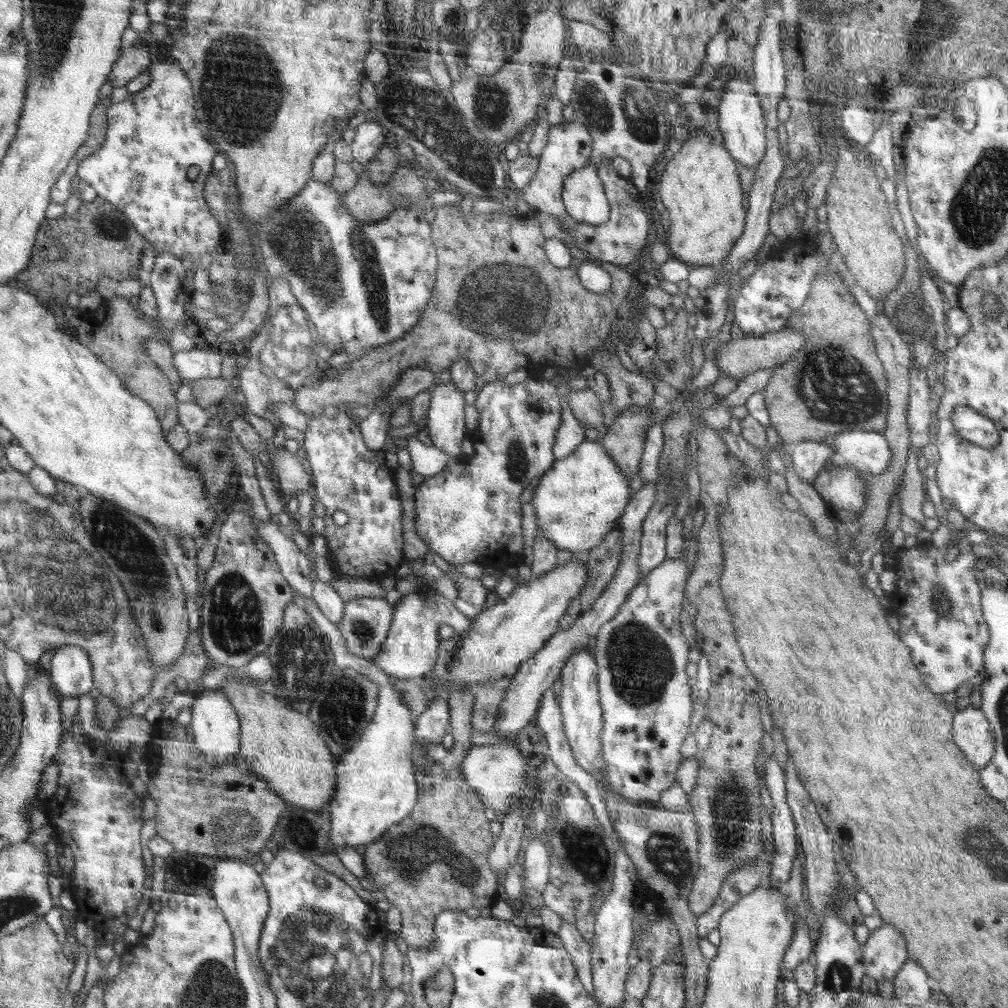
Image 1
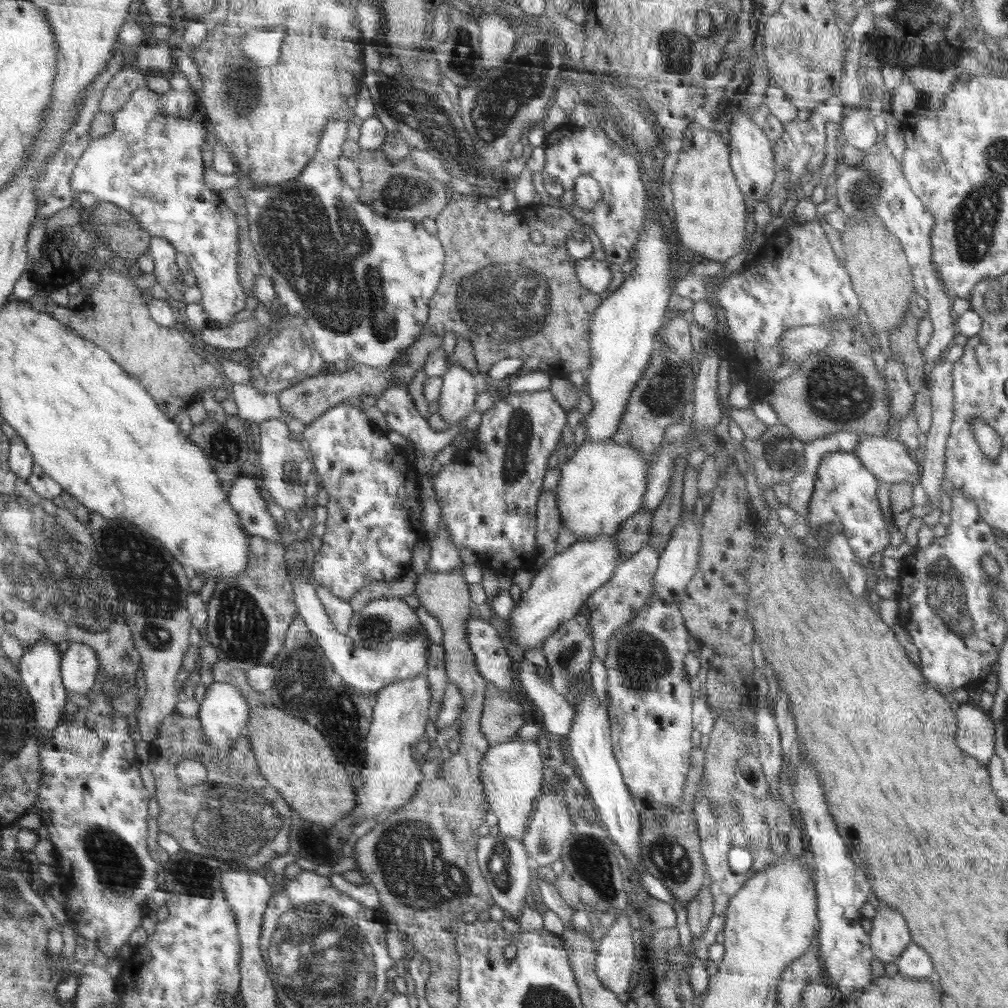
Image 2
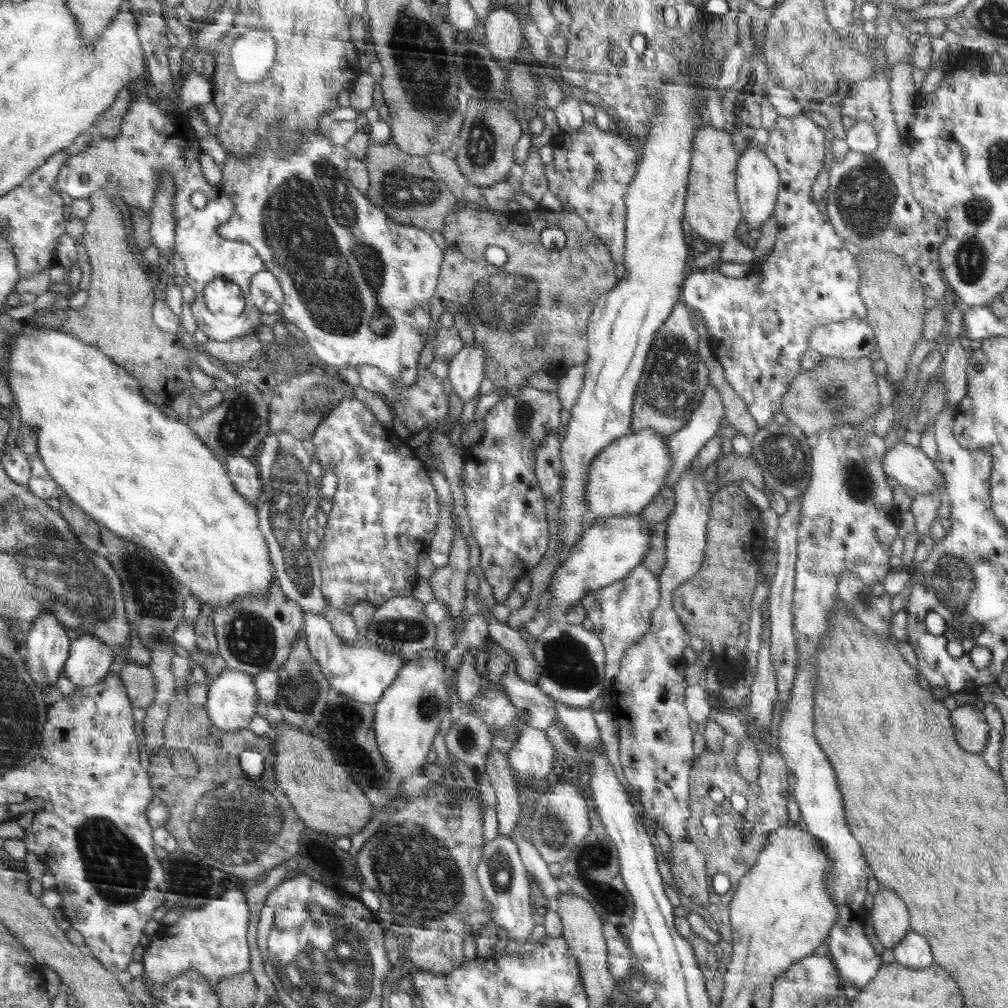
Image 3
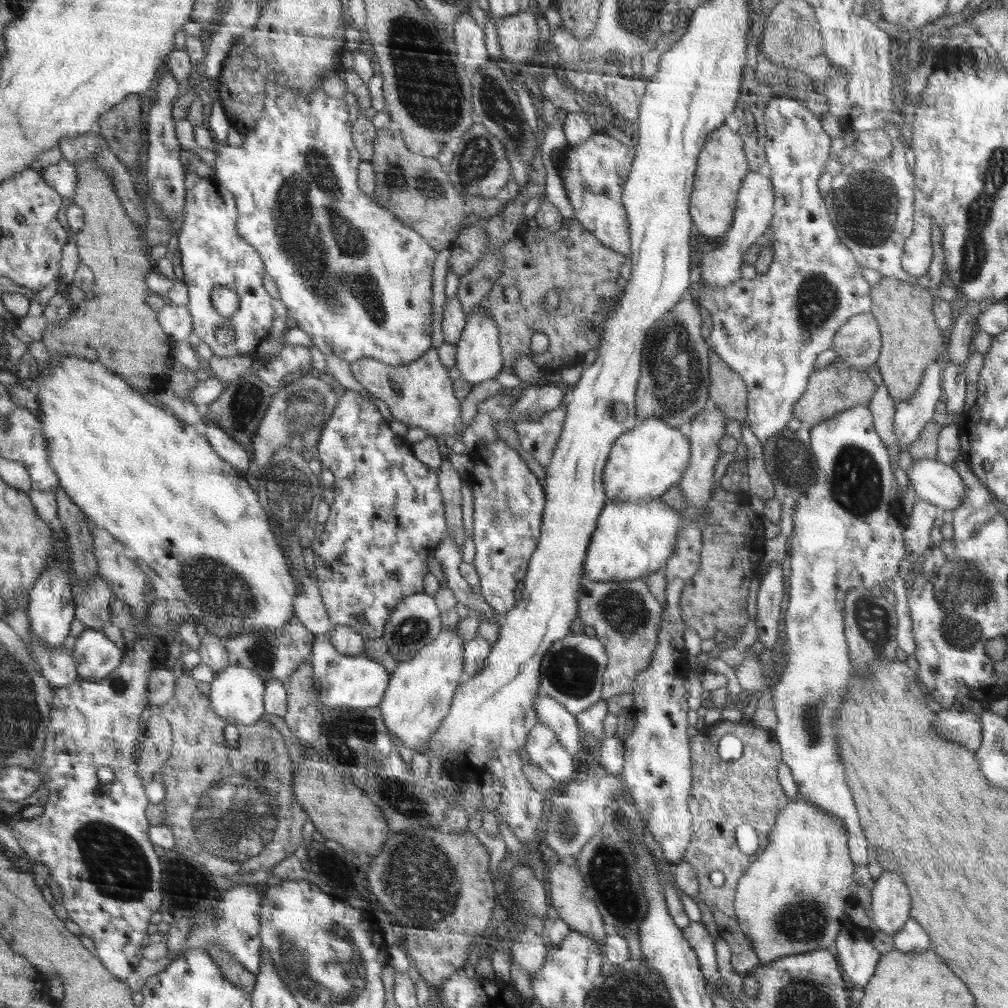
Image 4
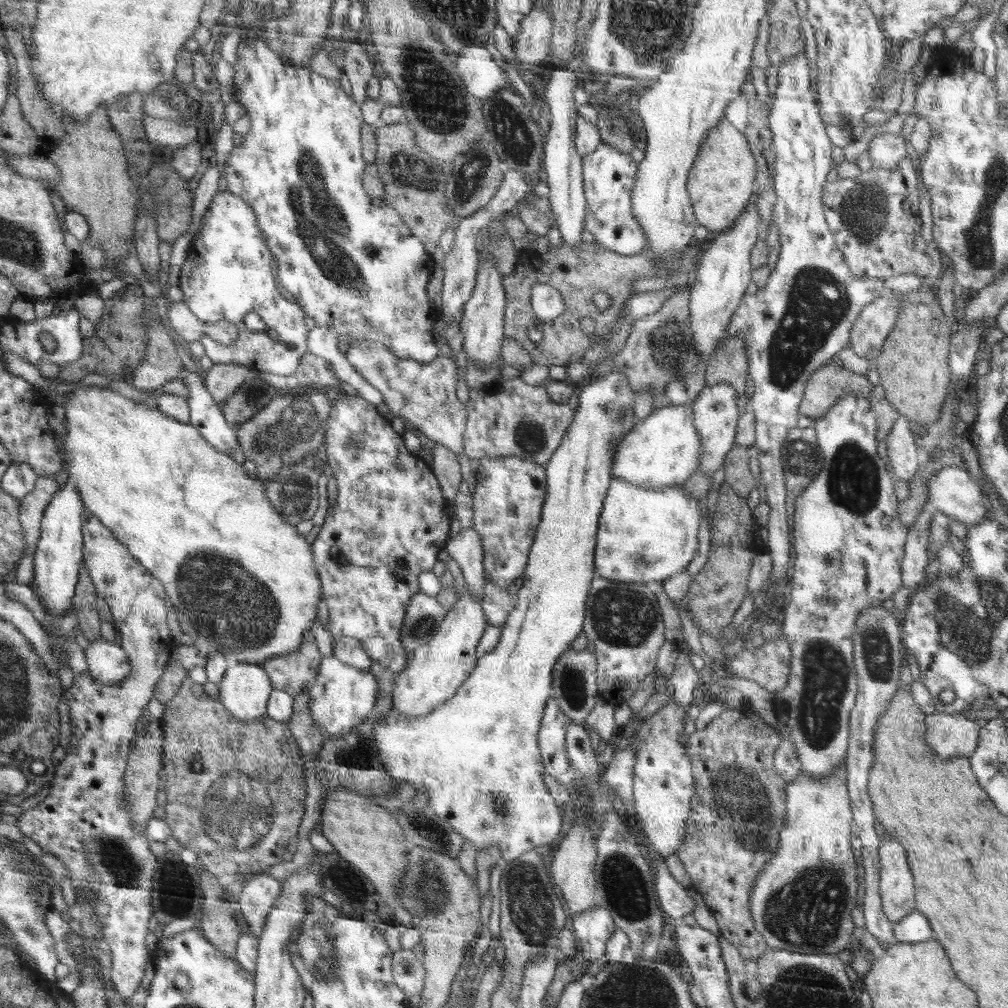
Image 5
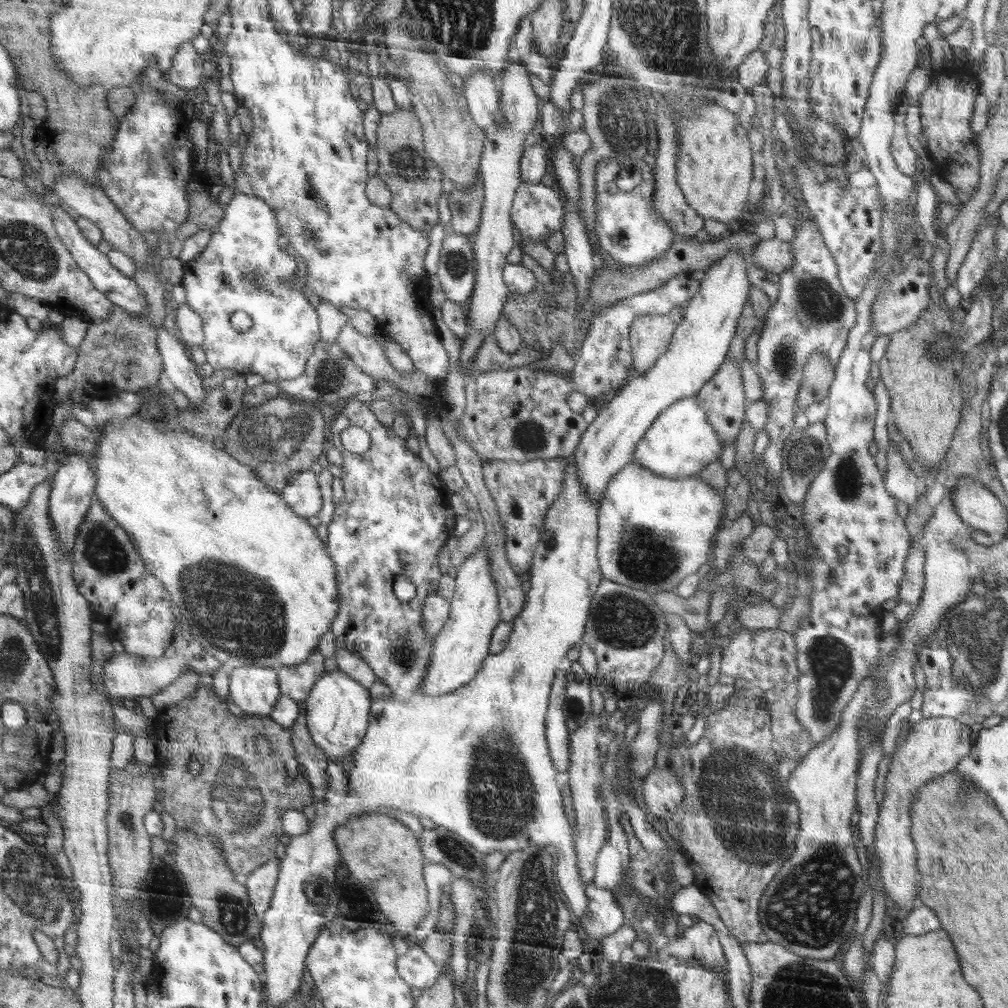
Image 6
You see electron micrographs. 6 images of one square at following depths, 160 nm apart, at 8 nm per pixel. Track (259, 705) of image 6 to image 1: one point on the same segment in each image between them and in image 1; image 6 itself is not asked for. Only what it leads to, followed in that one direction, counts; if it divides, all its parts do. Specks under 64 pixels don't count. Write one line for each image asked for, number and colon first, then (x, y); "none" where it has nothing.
1: (216, 723)
2: (223, 713)
3: (231, 703)
4: (236, 693)
5: (246, 687)

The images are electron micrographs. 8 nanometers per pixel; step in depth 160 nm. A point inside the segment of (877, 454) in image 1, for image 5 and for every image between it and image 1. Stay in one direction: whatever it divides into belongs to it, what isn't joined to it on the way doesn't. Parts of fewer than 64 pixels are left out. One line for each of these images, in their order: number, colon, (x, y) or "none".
2: (890, 461)
3: (910, 466)
4: (936, 483)
5: (952, 490)

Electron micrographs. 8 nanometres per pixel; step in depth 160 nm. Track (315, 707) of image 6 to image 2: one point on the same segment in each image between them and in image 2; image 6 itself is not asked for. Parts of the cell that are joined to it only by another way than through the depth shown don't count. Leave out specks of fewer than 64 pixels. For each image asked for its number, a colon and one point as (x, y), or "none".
2: (369, 670)
3: (357, 669)
4: (343, 681)
5: (341, 695)

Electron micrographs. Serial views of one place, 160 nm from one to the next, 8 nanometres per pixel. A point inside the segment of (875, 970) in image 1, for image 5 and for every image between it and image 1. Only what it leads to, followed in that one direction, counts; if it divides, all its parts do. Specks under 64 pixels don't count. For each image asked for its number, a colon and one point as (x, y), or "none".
2: (889, 937)
3: (890, 918)
4: (891, 902)
5: (897, 892)

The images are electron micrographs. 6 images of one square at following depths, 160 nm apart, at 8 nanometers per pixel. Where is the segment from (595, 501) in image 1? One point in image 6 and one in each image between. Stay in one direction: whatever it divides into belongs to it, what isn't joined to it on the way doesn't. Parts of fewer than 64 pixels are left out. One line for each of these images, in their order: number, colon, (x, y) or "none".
2: (604, 483)
3: (624, 478)
4: (645, 462)
5: (663, 450)
6: (680, 442)

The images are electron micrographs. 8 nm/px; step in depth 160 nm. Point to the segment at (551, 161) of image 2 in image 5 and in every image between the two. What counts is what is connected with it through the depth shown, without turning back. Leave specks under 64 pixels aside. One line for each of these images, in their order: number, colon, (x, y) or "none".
3: (591, 170)
4: (594, 173)
5: (609, 175)

